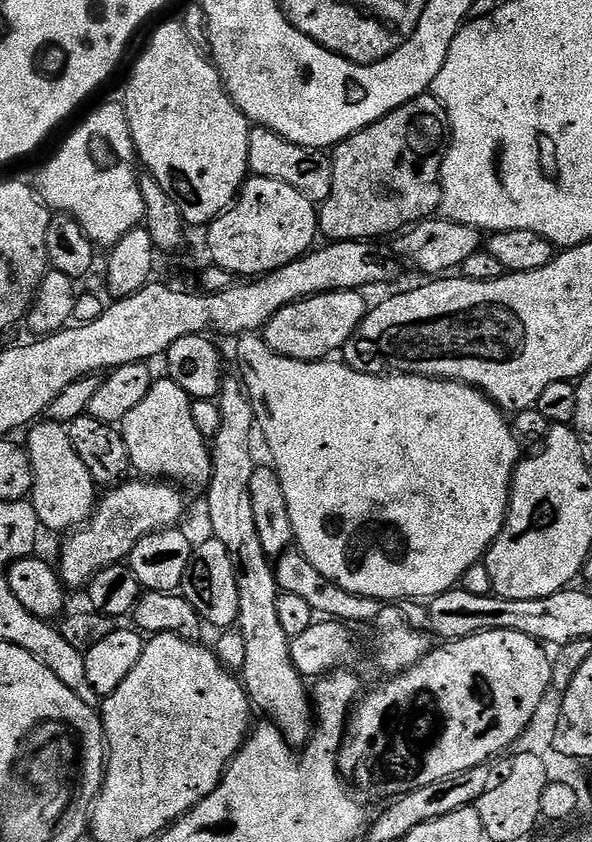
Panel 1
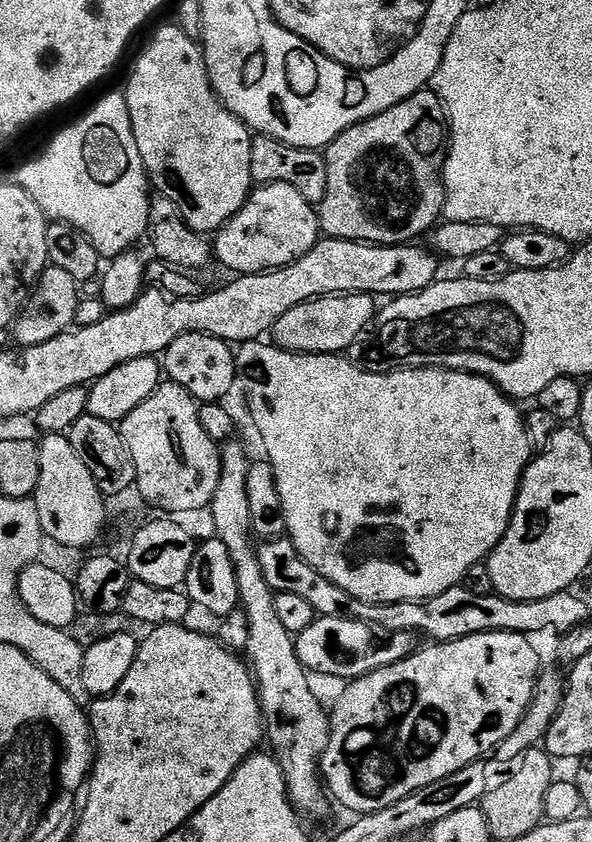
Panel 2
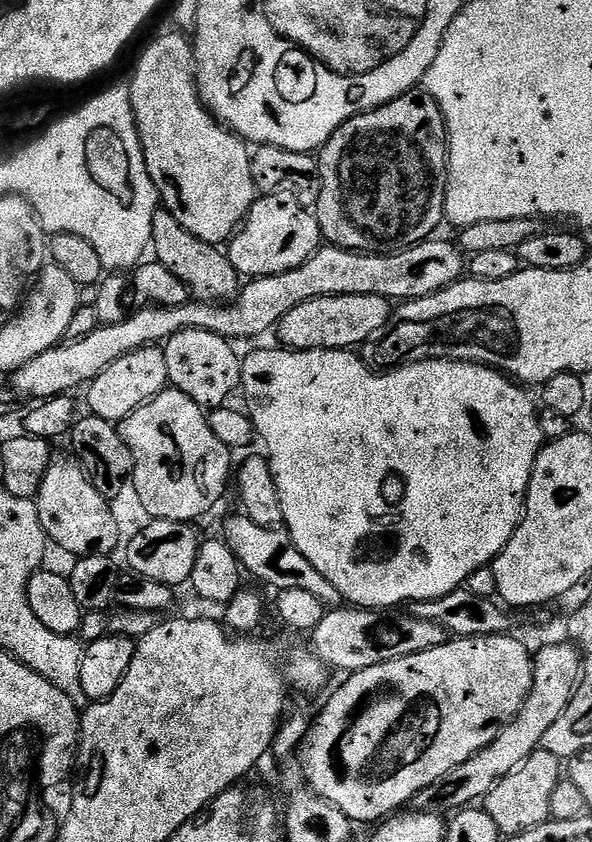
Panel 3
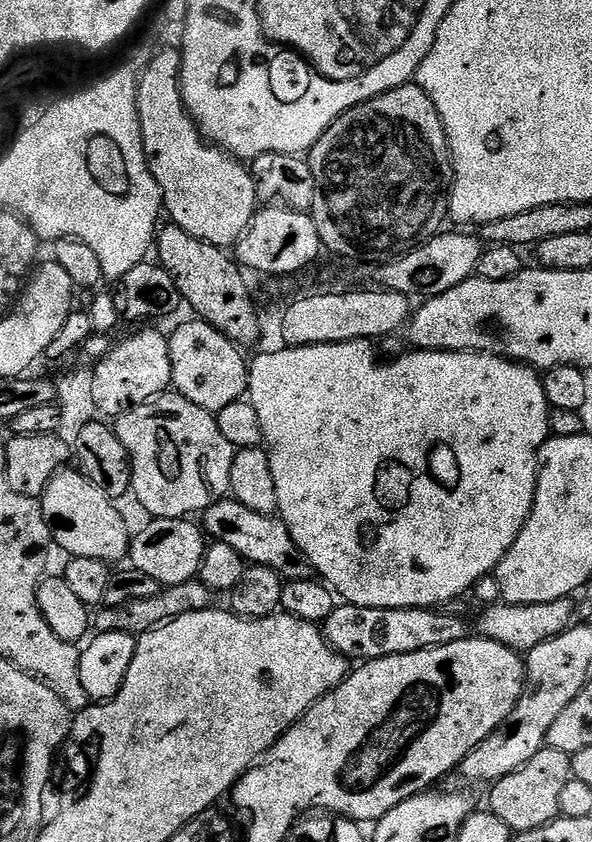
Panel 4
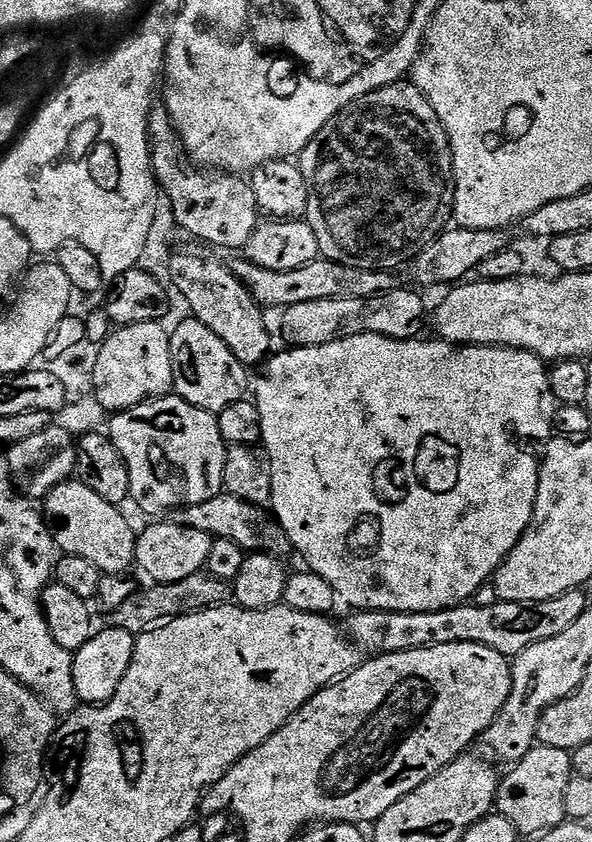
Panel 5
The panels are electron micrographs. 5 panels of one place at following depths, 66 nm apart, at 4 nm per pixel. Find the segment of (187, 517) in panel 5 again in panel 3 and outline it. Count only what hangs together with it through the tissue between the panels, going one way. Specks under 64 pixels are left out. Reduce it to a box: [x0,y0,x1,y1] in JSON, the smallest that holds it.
[222,514,342,609]

